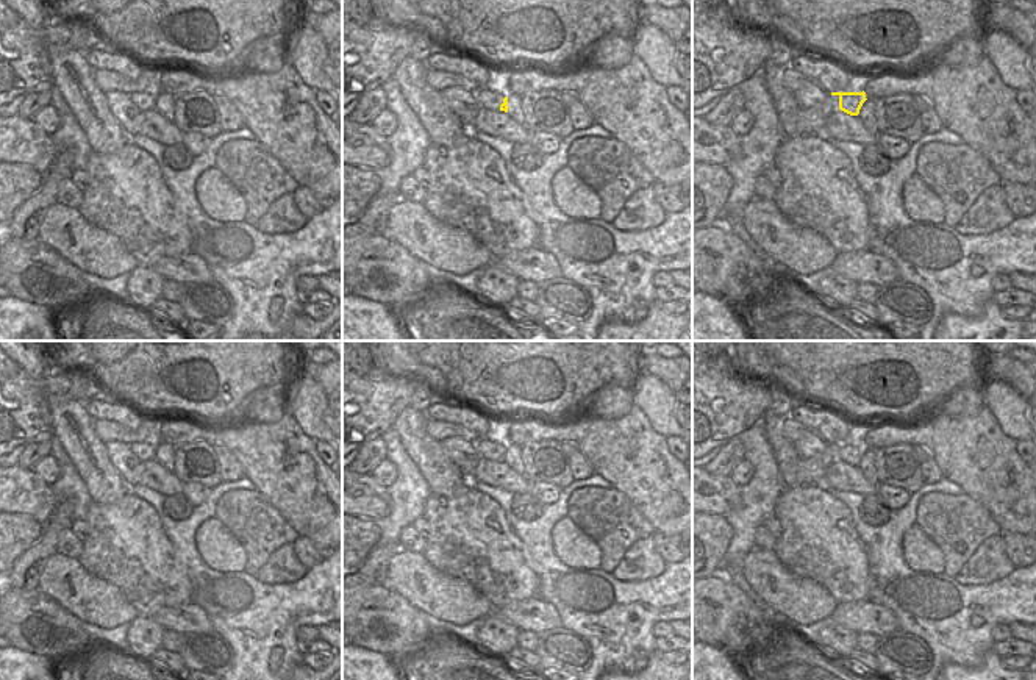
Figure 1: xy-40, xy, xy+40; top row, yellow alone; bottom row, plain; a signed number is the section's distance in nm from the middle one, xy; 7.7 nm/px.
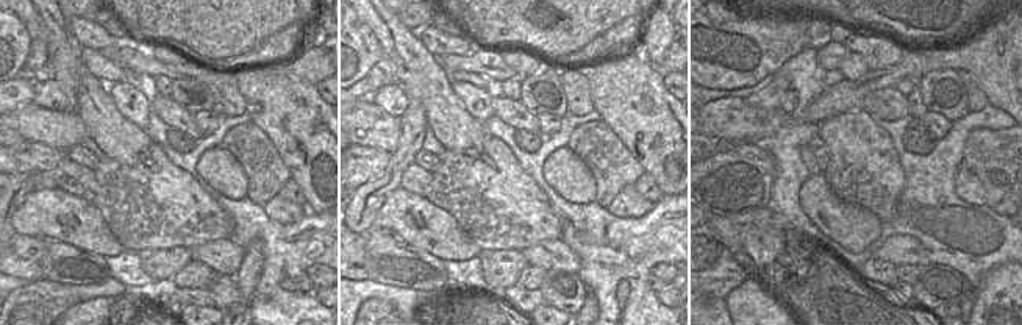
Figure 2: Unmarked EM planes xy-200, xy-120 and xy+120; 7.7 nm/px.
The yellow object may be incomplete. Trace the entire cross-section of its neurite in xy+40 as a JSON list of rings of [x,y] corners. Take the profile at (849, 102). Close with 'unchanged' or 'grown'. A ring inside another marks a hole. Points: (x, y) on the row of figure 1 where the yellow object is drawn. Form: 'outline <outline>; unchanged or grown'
outline [[[831,92],[839,97],[839,109],[828,120],[828,134],[831,139],[852,141],[861,145],[877,142],[877,134],[870,133],[858,117],[866,92]]]; grown

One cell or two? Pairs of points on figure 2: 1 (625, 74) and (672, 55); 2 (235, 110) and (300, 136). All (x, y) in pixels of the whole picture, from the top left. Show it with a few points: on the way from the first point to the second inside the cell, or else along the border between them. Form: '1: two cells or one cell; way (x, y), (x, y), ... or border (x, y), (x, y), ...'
1: two cells; border (655, 67), (663, 74)
2: two cells; border (246, 100), (247, 111)

